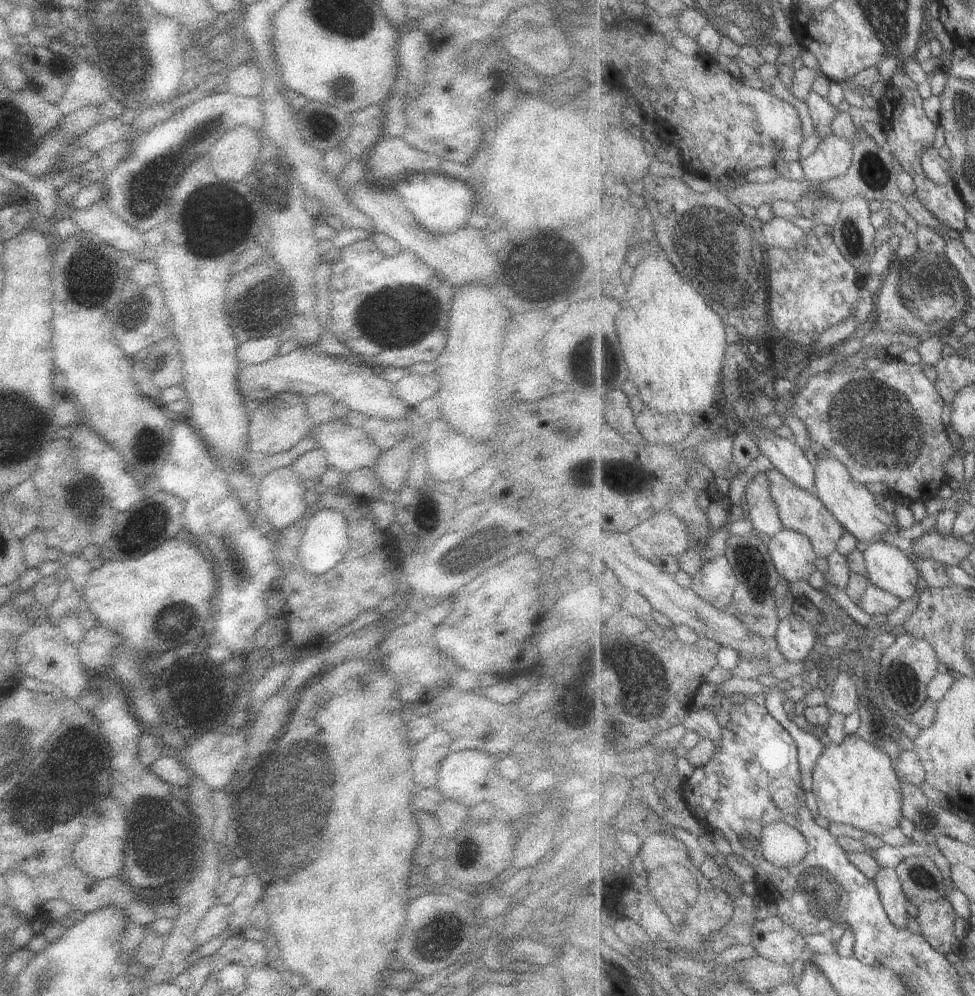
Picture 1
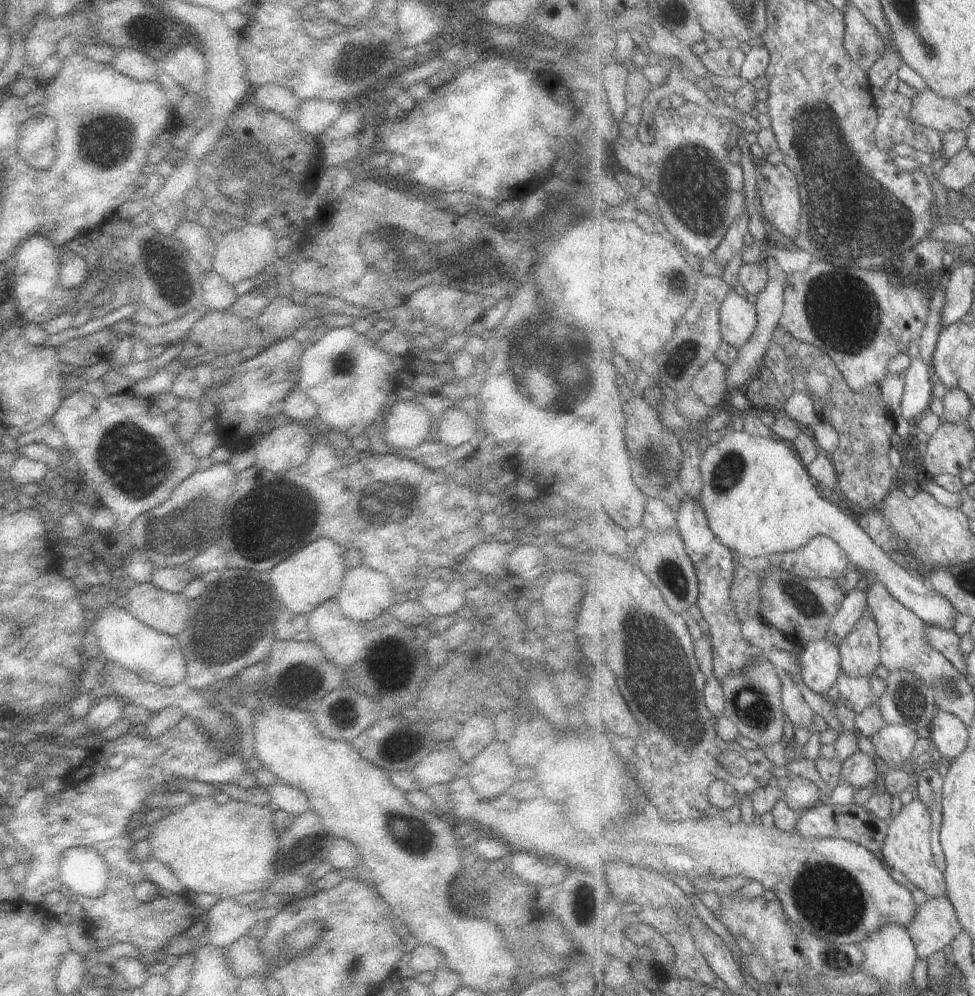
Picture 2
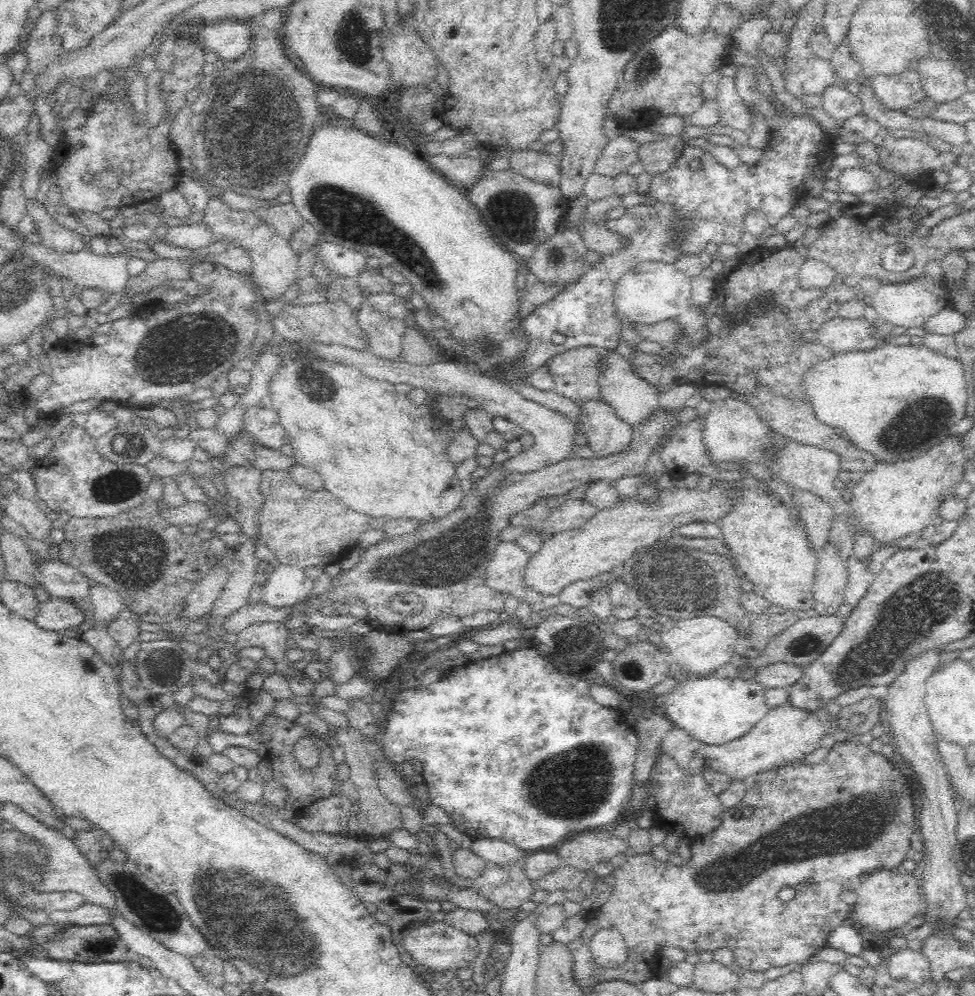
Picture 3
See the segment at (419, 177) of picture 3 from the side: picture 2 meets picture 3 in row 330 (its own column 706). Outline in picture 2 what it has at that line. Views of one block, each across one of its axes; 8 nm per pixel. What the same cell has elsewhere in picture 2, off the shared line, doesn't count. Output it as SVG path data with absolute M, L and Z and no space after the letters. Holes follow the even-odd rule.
M727 430L723 433L721 439L716 443L706 446L704 450L704 457L701 465L702 477L704 480L704 485L698 500L700 504L706 510L708 520L710 522L711 530L715 533L715 536L718 536L718 539L724 544L727 545L732 551L737 551L742 556L745 557L763 557L770 555L779 555L782 553L788 553L789 551L796 551L800 548L803 548L806 544L809 544L817 535L823 535L825 537L833 538L843 551L848 555L851 560L852 568L855 568L862 576L868 574L874 575L874 582L880 583L890 591L896 600L899 600L901 604L905 605L906 608L909 608L916 616L919 616L927 625L934 625L943 629L953 629L955 626L955 616L959 612L957 609L952 607L952 603L945 597L942 596L939 592L932 590L929 585L926 584L924 579L921 576L918 576L911 570L907 570L904 567L901 567L899 564L896 564L887 554L883 548L880 548L867 534L866 530L858 524L858 520L854 522L851 521L851 516L847 516L843 512L843 507L838 505L838 502L831 501L829 502L828 498L823 498L819 496L820 488L815 486L816 482L813 482L812 476L809 476L808 467L801 460L801 457L794 450L794 447L790 445L787 441L779 439L777 437L760 437L752 435L747 431L734 431Z

